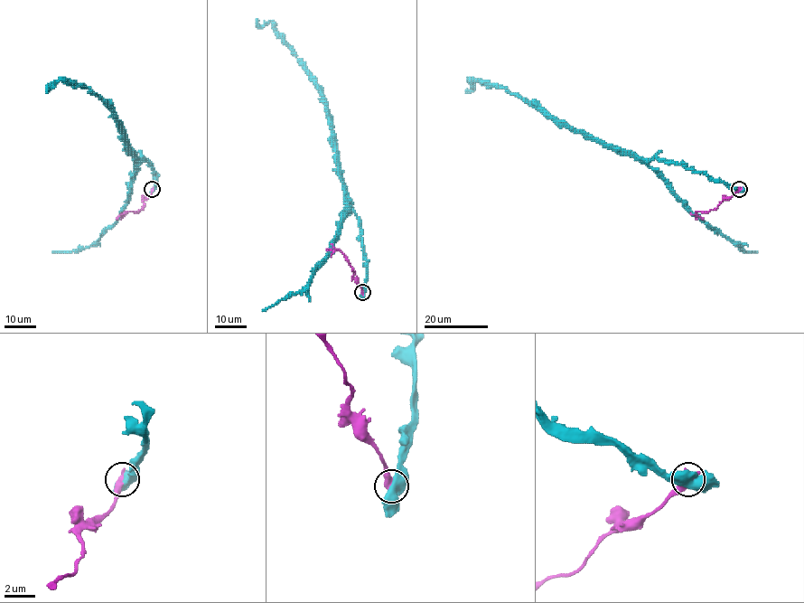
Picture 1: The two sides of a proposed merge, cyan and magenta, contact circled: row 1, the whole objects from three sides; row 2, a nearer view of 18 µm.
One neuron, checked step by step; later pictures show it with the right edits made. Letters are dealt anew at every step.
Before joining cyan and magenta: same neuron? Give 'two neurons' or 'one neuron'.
two neurons

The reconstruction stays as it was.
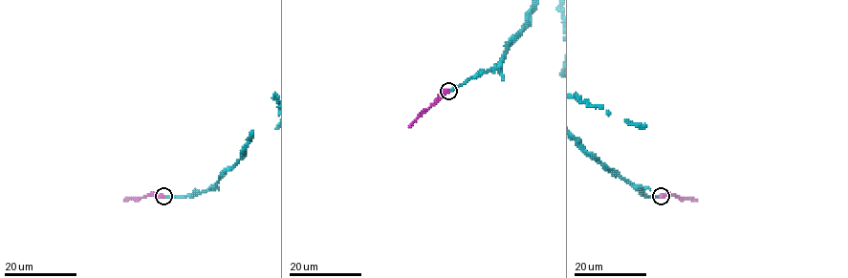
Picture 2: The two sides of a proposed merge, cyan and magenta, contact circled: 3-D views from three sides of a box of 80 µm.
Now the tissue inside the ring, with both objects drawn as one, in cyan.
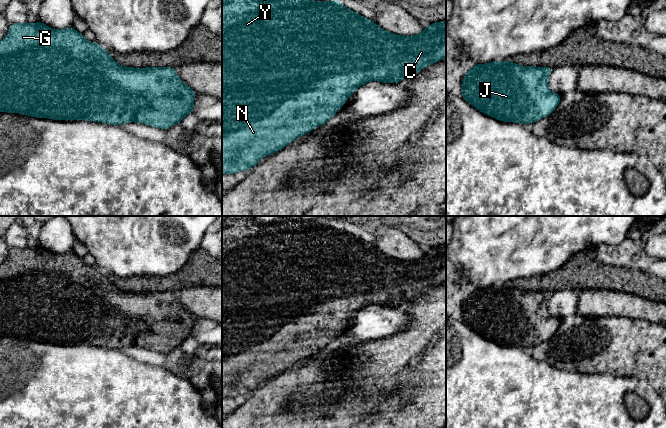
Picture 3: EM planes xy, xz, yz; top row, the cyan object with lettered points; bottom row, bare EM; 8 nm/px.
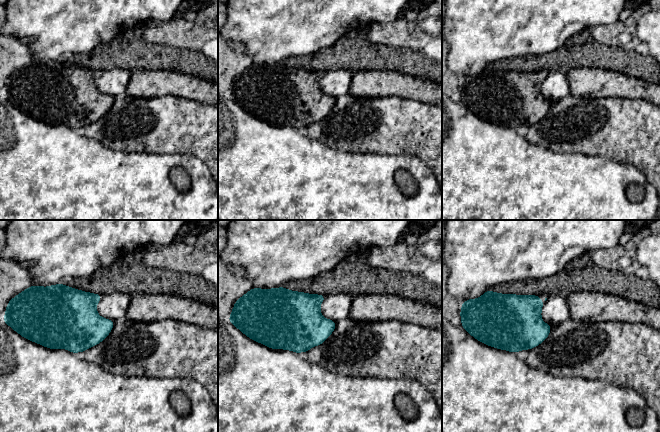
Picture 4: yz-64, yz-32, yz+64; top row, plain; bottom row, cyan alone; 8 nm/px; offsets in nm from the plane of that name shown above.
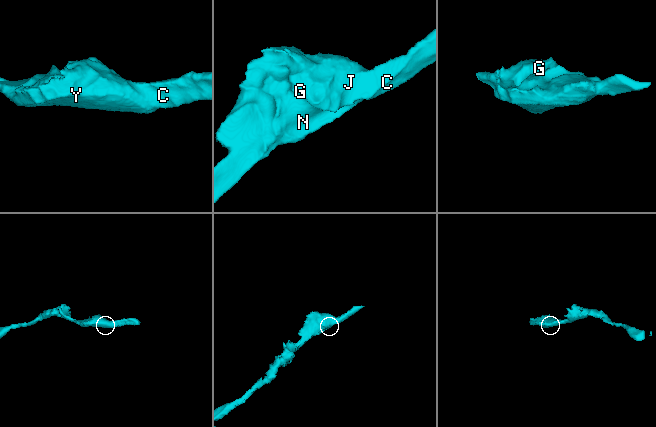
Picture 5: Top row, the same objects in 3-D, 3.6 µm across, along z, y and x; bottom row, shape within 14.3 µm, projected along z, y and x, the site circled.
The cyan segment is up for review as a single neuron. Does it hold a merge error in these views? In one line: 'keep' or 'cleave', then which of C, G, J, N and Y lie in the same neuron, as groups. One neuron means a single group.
keep | C G J N Y

